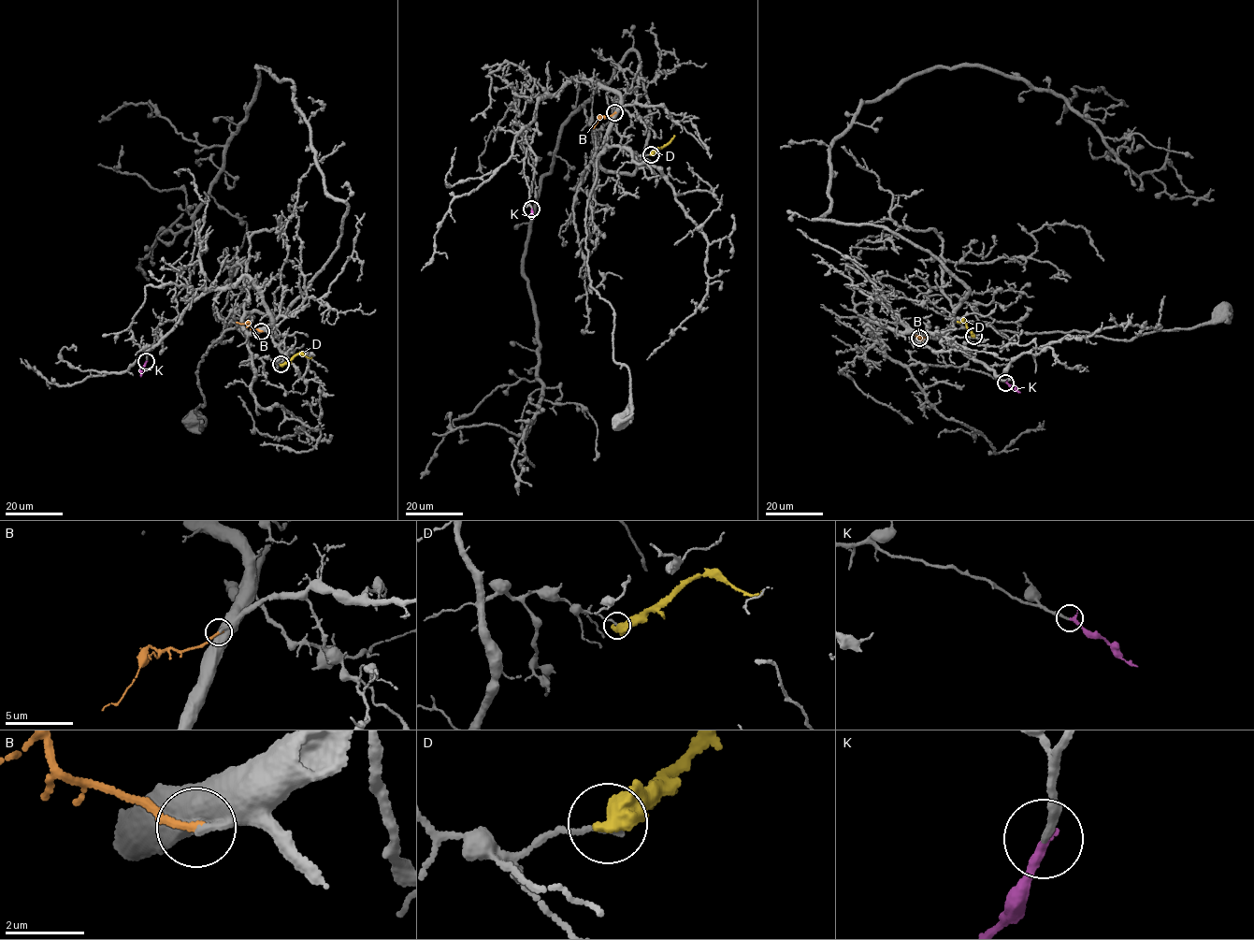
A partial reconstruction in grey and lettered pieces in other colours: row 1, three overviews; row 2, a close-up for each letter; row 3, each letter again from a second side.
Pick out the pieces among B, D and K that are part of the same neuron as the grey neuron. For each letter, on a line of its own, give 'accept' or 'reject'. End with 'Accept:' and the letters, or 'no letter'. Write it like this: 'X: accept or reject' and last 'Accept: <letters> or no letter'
B: accept
D: reject
K: accept
Accept: B, K

